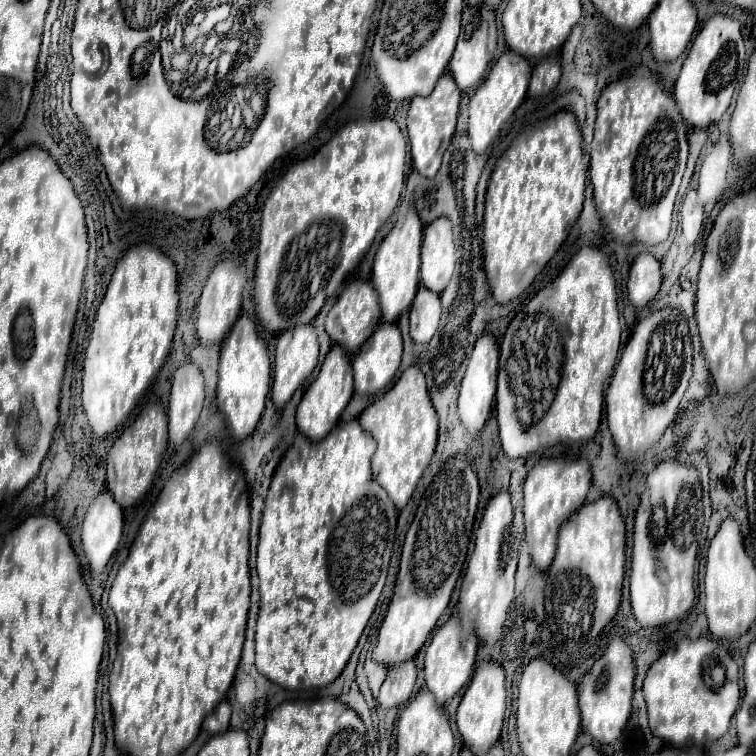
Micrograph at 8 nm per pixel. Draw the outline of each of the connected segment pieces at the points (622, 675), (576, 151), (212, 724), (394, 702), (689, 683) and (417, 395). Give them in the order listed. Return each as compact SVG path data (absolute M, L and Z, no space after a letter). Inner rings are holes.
M613 638L601 656L601 660L589 670L579 684L579 708L581 708L581 726L583 730L599 744L613 744L623 732L631 716L631 698L633 698L633 654L623 638Z
M573 112L527 126L497 160L485 196L483 270L499 304L523 294L557 254L583 206L587 164Z
M223 700L203 722L203 730L213 734L221 734L221 730L229 730L229 720L231 720L231 706L227 700Z
M413 660L403 662L399 666L391 666L387 670L387 680L383 682L379 698L377 698L379 704L385 710L399 708L399 706L407 704L413 694L415 680L417 680L417 666Z
M685 638L649 668L643 682L643 696L649 712L649 726L655 736L673 746L715 742L727 732L739 706L741 690L737 664L725 644L711 638Z
M409 366L385 396L367 406L359 416L359 424L377 440L377 452L373 454L371 464L375 480L387 490L397 510L405 508L423 470L429 466L437 444L437 414L419 366Z

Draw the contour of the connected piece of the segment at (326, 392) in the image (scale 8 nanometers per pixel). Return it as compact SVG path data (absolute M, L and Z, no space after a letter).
M333 346L321 366L319 376L307 388L307 392L303 394L303 400L297 408L299 432L311 440L325 438L325 434L329 434L329 430L337 424L337 420L339 420L341 412L345 410L345 406L349 404L351 396L353 396L353 370L351 370L349 354L345 350L341 350L341 346Z

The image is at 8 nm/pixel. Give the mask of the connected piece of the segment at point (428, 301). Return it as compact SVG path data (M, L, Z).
M421 286L409 310L411 338L419 344L427 344L439 326L439 318L441 318L439 294L433 294L425 286Z

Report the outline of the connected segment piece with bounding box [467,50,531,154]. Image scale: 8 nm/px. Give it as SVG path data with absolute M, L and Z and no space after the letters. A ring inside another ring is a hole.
M507 50L501 54L501 58L491 68L487 80L475 90L471 102L469 102L469 124L467 124L467 136L471 140L471 146L477 154L483 154L499 136L501 126L513 116L517 106L523 102L529 86L531 76L531 64L527 58L521 58L513 50Z

